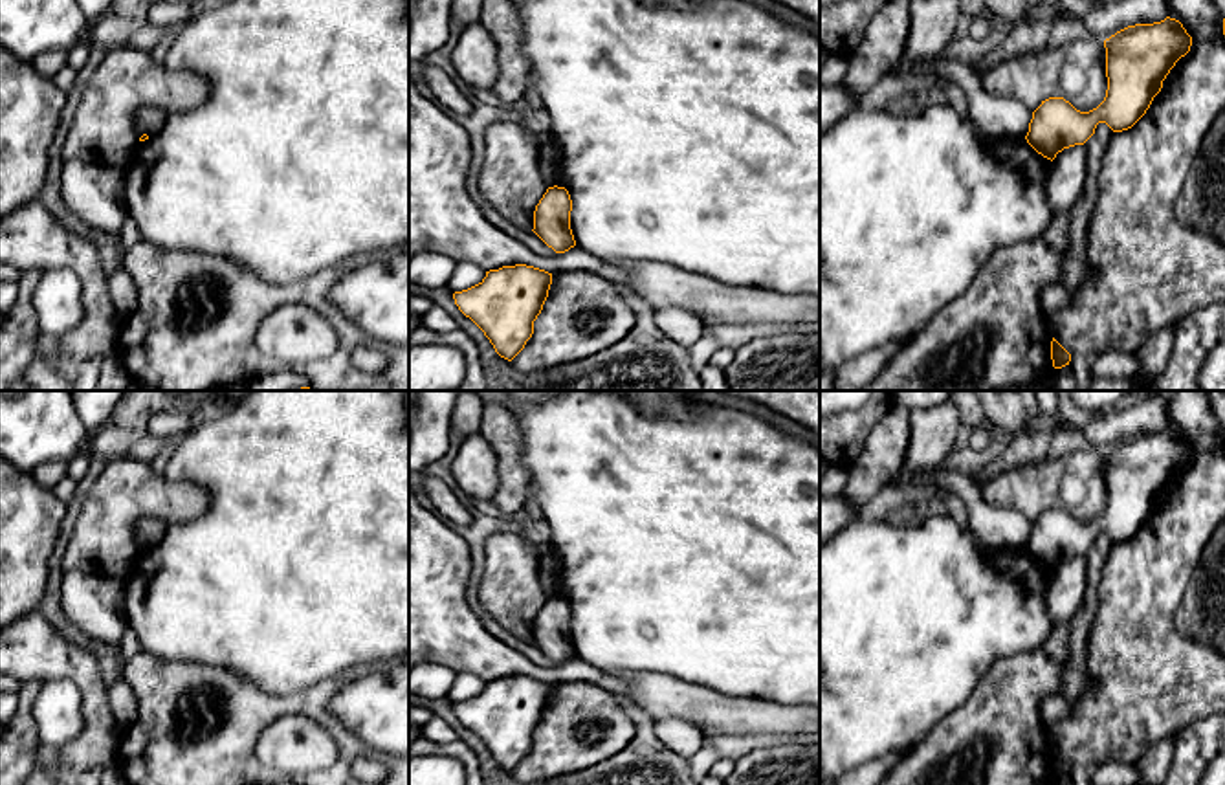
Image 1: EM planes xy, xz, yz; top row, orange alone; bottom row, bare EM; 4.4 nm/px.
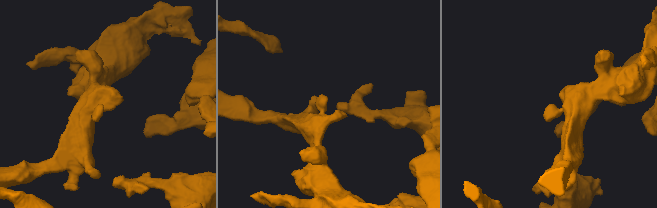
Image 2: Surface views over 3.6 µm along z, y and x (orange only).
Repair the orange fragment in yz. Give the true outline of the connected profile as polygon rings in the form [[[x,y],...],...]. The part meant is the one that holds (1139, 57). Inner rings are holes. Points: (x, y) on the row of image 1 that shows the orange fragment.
[[[1170,17],[1117,31],[1104,40],[1108,77],[1104,101],[1089,112],[1076,110],[1064,97],[1042,101],[1032,112],[1027,143],[1053,161],[1064,149],[1084,145],[1098,123],[1106,123],[1113,132],[1131,128],[1190,46],[1192,37]]]

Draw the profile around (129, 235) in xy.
[[[130,216],[123,222],[117,233],[123,249],[130,249],[143,240],[138,224]]]

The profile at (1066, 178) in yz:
[[[1086,147],[1064,149],[1049,163],[1047,198],[1053,213],[1067,213],[1082,194],[1086,182]]]

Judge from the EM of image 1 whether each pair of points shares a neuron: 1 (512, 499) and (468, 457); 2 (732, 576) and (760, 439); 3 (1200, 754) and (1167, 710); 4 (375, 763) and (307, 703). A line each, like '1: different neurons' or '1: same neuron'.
1: different neurons
2: same neuron
3: different neurons
4: different neurons

